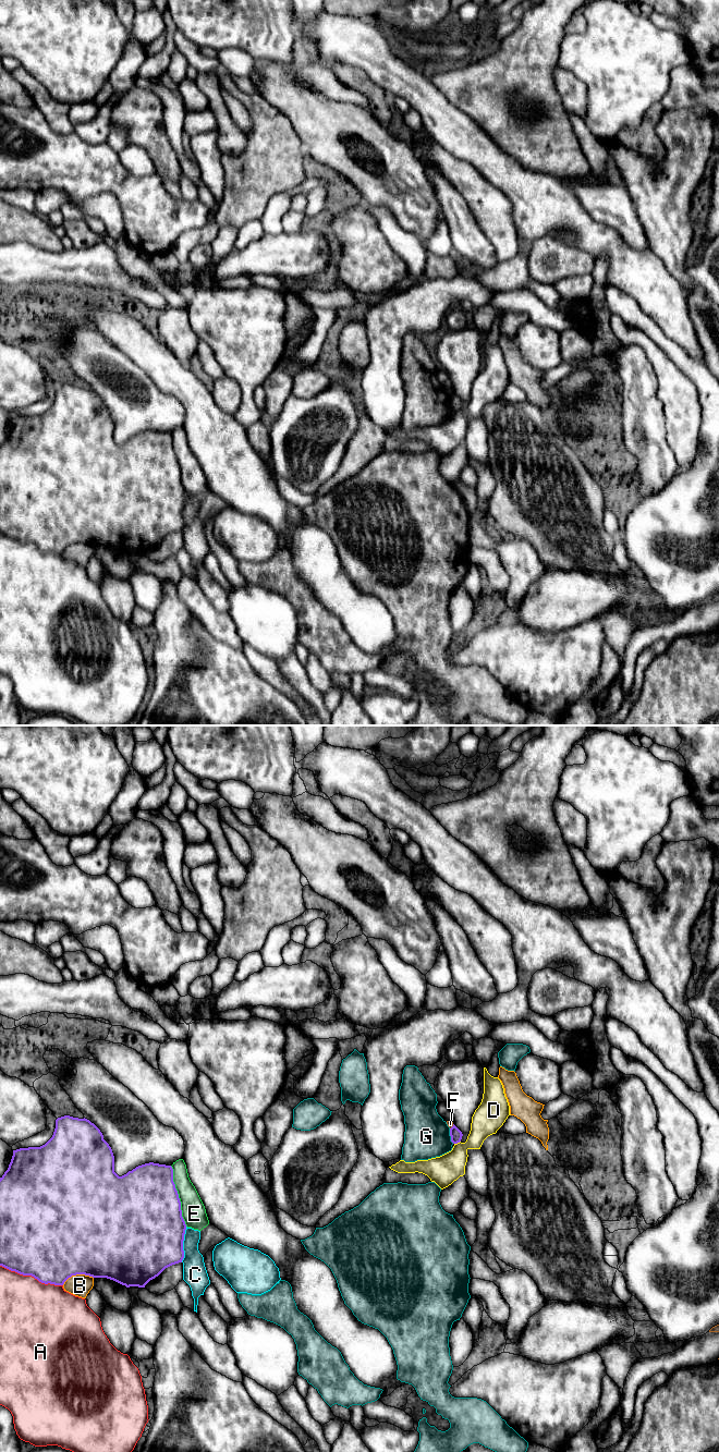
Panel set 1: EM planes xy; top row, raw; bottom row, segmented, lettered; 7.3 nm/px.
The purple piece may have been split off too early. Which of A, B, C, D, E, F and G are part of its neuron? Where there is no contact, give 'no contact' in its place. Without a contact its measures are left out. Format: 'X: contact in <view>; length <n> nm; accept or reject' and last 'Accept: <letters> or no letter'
A: contact in xy; length 480 nm; reject
B: contact in xy; length 240 nm; reject
C: contact in xy; length 260 nm; reject
D: contact in xy; length 50 nm; reject
E: contact in xy; length 460 nm; reject
F: contact in xy; length 50 nm; reject
G: contact in xy; length 120 nm; reject
Accept: no letter

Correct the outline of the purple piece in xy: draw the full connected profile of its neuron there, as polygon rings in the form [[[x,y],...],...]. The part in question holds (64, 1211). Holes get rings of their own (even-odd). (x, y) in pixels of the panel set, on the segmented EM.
[[[70,1115],[58,1118],[52,1137],[40,1147],[13,1150],[9,1168],[0,1178],[0,1266],[23,1276],[32,1276],[45,1284],[63,1285],[72,1276],[85,1274],[93,1278],[107,1278],[126,1288],[145,1288],[166,1268],[182,1262],[185,1230],[186,1224],[182,1217],[181,1201],[173,1182],[172,1167],[149,1162],[119,1176],[114,1172],[114,1156],[111,1147],[103,1139],[100,1130],[85,1118],[78,1119]]]

